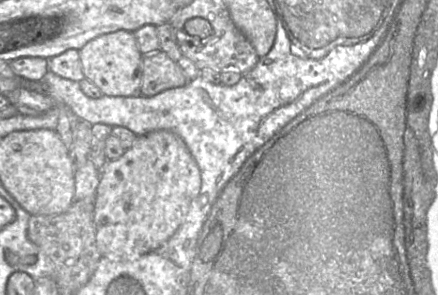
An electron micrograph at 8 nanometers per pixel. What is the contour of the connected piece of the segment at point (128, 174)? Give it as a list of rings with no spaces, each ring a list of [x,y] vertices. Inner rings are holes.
[[[165,130],[137,137],[119,159],[108,161],[100,172],[93,222],[102,257],[132,261],[164,245],[183,222],[200,187],[199,167],[180,137]]]

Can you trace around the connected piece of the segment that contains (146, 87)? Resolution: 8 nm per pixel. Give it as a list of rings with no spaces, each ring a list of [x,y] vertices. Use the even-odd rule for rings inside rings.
[[[163,51],[142,57],[142,82],[139,94],[154,96],[164,90],[181,87],[188,82],[176,62]]]

